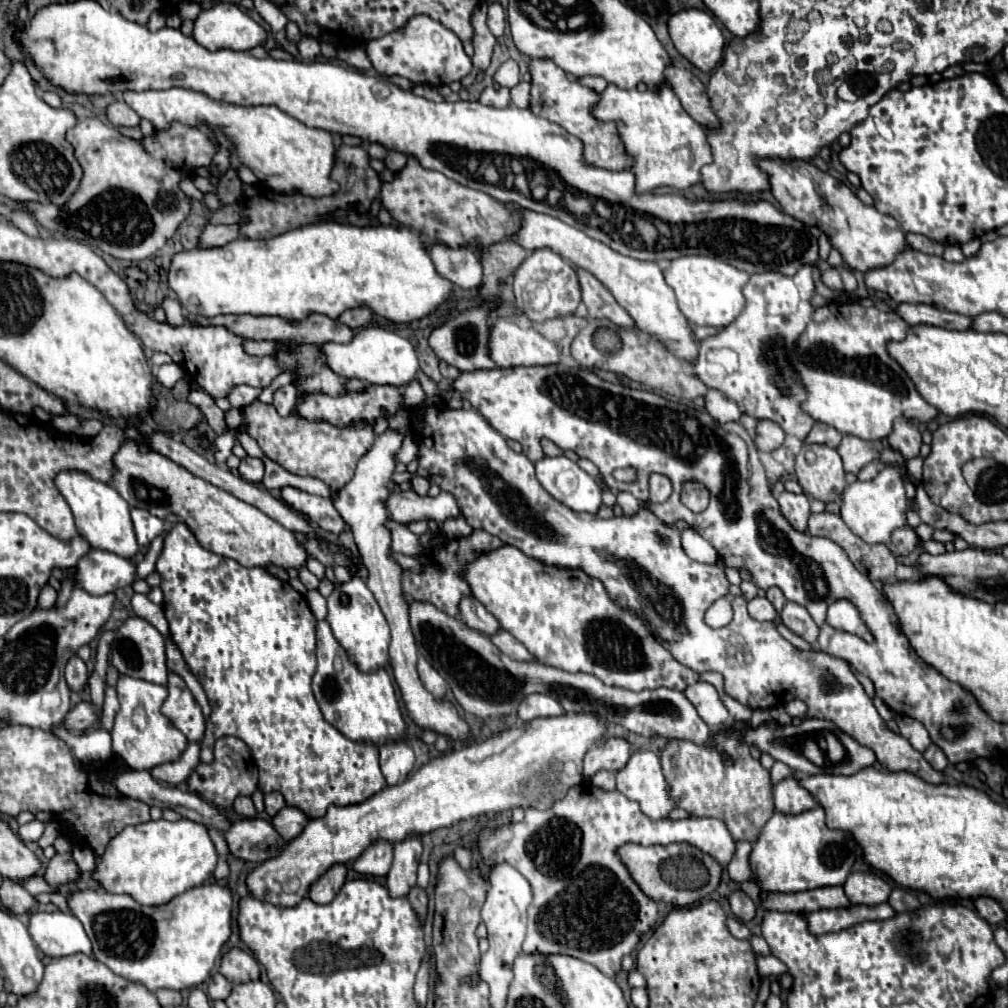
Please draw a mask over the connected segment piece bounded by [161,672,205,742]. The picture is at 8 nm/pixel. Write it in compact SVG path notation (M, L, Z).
M169 672L167 690L169 690L169 696L163 702L161 712L187 736L187 740L191 742L201 740L205 732L201 706L195 702L185 680L179 674Z

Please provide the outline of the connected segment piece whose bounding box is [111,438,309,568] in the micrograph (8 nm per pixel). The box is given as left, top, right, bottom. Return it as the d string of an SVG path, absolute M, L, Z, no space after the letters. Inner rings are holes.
M125 438L121 442L113 456L113 468L111 486L127 500L129 506L143 508L171 524L185 522L195 532L201 546L219 556L233 558L243 566L275 564L281 568L305 566L309 558L297 538L265 512L239 500L231 492L193 476L171 458L155 450L141 450L133 438Z

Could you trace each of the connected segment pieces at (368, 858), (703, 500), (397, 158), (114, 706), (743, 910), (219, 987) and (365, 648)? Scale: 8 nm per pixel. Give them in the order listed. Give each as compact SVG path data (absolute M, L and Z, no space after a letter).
M377 840L353 862L353 868L359 874L385 876L391 868L391 862L393 862L393 844L387 840Z
M687 482L681 492L681 502L691 512L703 512L709 504L709 492L705 486L699 486L697 482Z
M389 150L389 154L385 156L385 166L391 168L393 172L401 170L405 166L405 162L407 162L407 156L403 152L397 152L397 150Z
M105 686L105 704L103 704L103 720L101 720L101 728L111 730L113 728L113 720L115 714L119 710L119 700L117 700L117 692L113 686Z
M735 890L731 892L729 896L729 906L731 906L731 912L743 920L743 922L749 922L753 916L755 916L755 904L753 900L743 892L743 890Z
M215 972L213 976L211 976L211 980L209 980L209 990L207 990L207 994L209 994L209 998L211 1000L225 1000L227 998L227 994L231 992L231 982L223 976L223 974L219 974L219 972Z
M353 576L349 582L337 584L331 596L327 598L327 610L327 622L331 624L337 642L351 654L351 658L355 658L355 662L359 662L361 670L375 670L375 666L385 666L391 642L389 626L373 592L361 578Z

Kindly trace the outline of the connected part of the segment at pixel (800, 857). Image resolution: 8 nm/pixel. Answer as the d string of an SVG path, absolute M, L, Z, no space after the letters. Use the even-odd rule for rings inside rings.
M815 806L801 814L775 812L753 844L751 868L765 892L801 892L843 884L859 854L855 838L845 830L827 828L823 808Z

